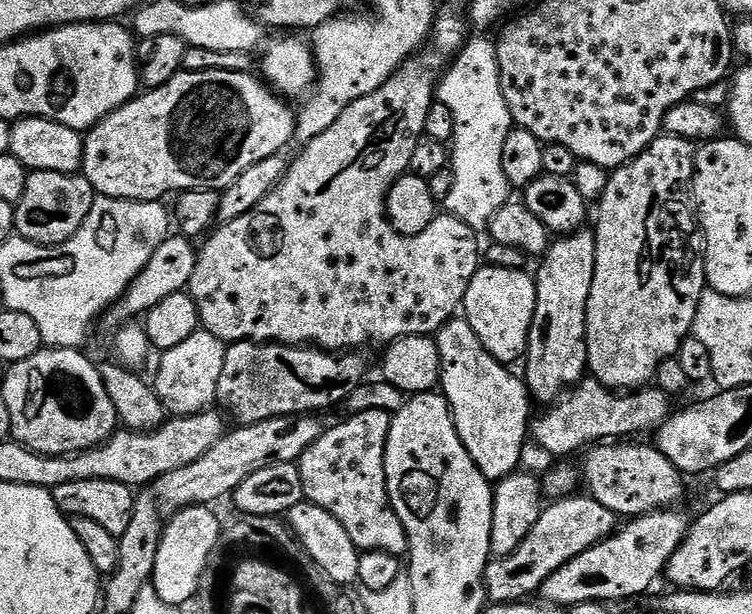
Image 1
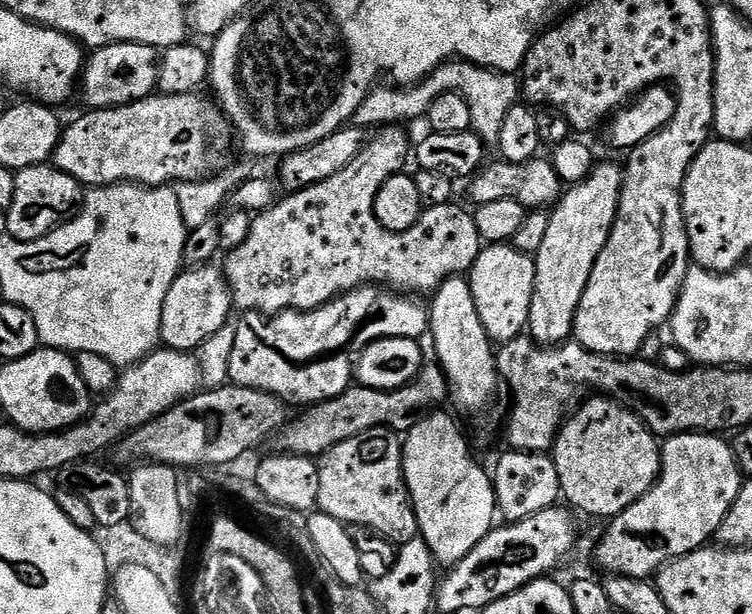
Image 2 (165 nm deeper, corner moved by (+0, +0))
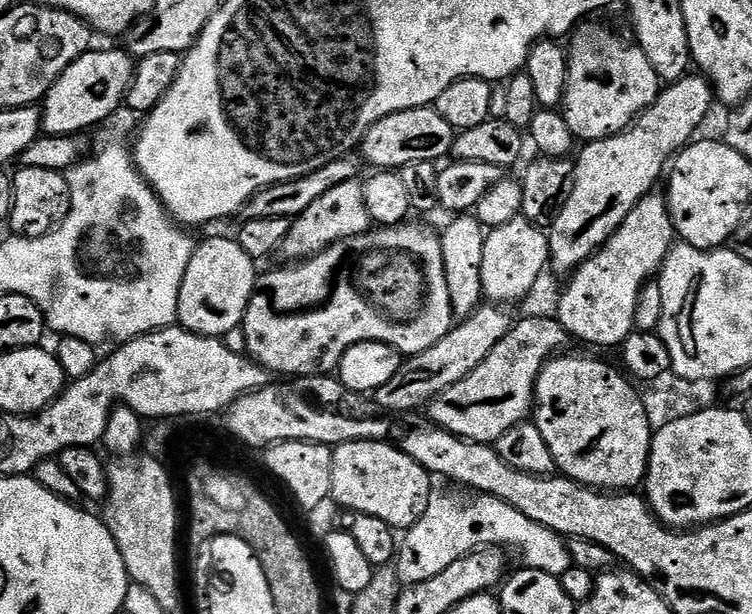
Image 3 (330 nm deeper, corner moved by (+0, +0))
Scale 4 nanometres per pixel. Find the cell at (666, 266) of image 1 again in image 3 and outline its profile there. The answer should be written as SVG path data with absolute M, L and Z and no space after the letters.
M653 190L643 196L626 214L622 226L612 237L602 245L589 260L585 260L575 272L567 277L568 285L556 304L554 315L567 330L569 337L581 340L584 344L597 344L600 348L612 348L623 345L627 336L631 336L634 329L634 308L639 296L639 290L651 281L660 271L660 265L674 243L674 229L672 219L668 214L668 203L659 191Z

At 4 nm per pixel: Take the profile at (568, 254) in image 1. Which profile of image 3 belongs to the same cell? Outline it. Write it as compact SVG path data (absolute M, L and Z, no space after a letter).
M686 74L681 80L671 81L626 131L601 140L589 140L581 147L584 149L581 150L580 157L578 152L574 160L572 186L564 197L559 214L546 232L551 271L564 272L563 274L575 272L614 235L618 226L622 226L626 214L630 214L630 210L634 210L638 201L657 187L656 179L665 175L669 161L697 135L695 132L707 118L712 104L714 105L714 93L711 84L699 74Z

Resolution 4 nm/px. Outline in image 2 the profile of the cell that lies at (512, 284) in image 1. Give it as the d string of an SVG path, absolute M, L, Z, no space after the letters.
M511 243L481 247L466 279L474 294L474 306L478 306L478 318L482 318L482 326L486 326L489 340L497 345L505 344L527 329L535 277L535 259L514 250Z

